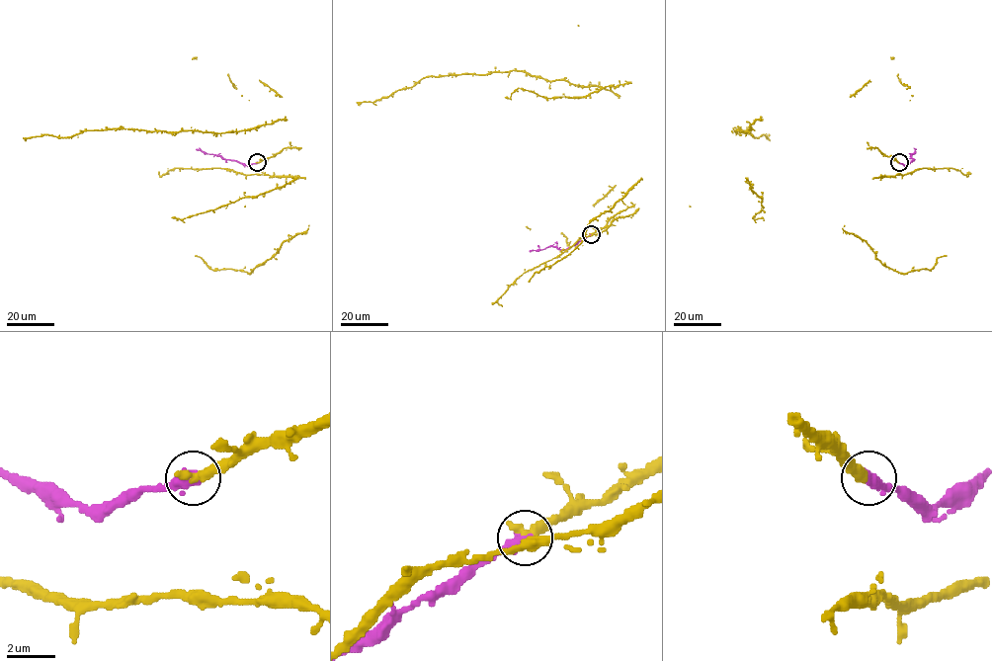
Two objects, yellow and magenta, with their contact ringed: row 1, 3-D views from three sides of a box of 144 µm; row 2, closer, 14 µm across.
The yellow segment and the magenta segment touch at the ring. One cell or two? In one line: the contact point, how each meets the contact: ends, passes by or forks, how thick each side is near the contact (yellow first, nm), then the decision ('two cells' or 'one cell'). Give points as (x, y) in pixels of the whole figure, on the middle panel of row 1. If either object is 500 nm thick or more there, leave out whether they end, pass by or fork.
(591, 234) | yellow ends | magenta ends | 480/460 nm | one cell

